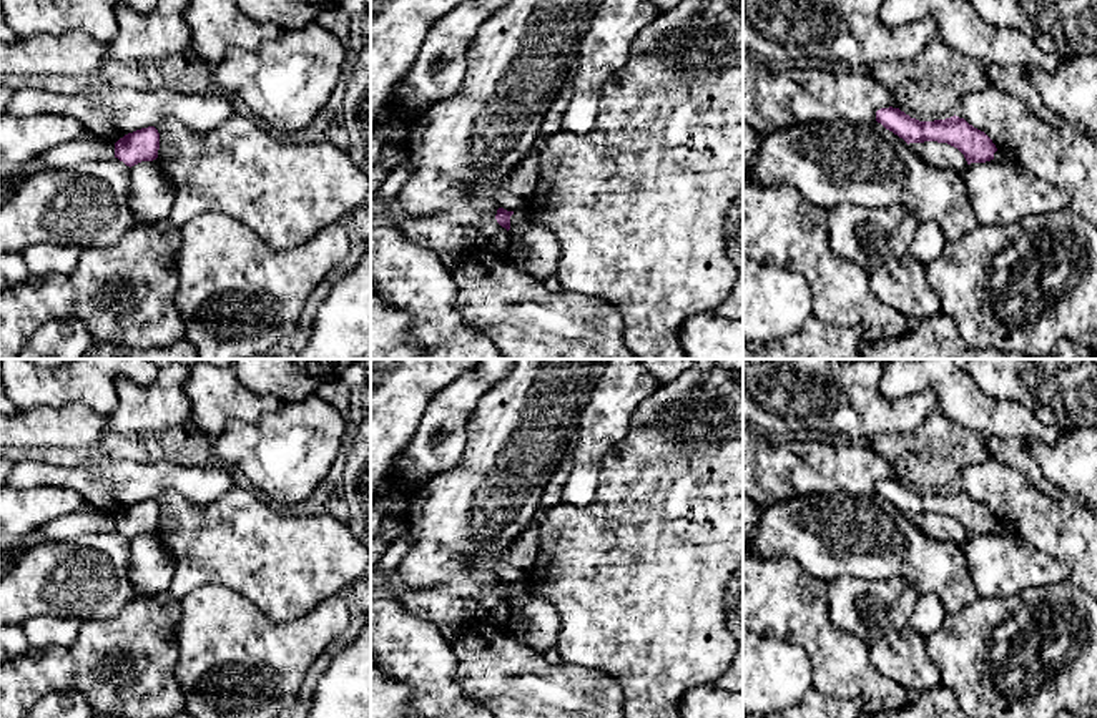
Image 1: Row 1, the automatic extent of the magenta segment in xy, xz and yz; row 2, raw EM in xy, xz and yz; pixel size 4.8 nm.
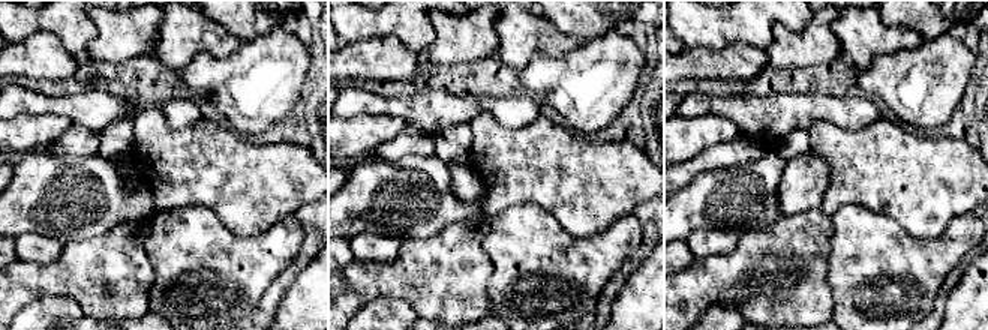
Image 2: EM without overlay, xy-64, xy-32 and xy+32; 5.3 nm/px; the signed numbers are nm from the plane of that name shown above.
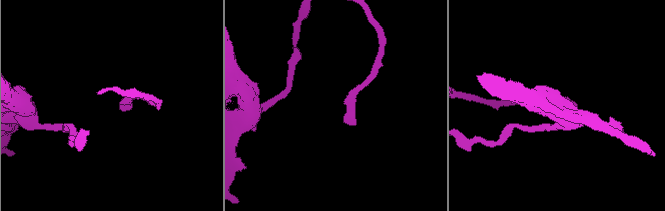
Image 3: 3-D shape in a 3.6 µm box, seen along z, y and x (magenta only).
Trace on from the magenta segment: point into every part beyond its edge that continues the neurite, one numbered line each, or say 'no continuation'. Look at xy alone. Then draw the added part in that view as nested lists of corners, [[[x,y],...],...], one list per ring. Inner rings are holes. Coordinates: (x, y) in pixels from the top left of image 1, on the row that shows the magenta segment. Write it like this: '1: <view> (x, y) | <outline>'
no continuation

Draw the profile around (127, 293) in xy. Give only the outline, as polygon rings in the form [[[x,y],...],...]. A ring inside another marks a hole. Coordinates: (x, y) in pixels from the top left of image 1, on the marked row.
[[[168,219],[125,233],[106,248],[85,248],[68,274],[28,276],[0,291],[0,359],[18,359],[32,336],[52,319],[83,319],[95,342],[120,347],[165,347],[184,339],[184,322],[176,306],[180,274],[176,253],[181,233]]]

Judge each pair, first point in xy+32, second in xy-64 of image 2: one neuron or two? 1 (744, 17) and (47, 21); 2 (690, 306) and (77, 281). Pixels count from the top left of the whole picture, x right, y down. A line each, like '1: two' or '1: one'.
1: one
2: one

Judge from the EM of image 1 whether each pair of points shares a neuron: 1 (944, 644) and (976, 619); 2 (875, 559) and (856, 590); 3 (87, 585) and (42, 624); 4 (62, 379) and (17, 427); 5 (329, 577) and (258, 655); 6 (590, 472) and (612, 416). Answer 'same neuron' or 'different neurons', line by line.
1: same neuron
2: different neurons
3: different neurons
4: different neurons
5: different neurons
6: same neuron

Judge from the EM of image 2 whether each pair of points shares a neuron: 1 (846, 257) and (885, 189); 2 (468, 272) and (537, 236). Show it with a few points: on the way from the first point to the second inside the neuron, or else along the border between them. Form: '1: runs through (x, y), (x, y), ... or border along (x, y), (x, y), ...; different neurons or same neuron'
1: border along (835, 210), (861, 204), (889, 216), (901, 228); different neurons
2: border along (489, 225), (483, 242), (491, 263), (489, 297); different neurons

